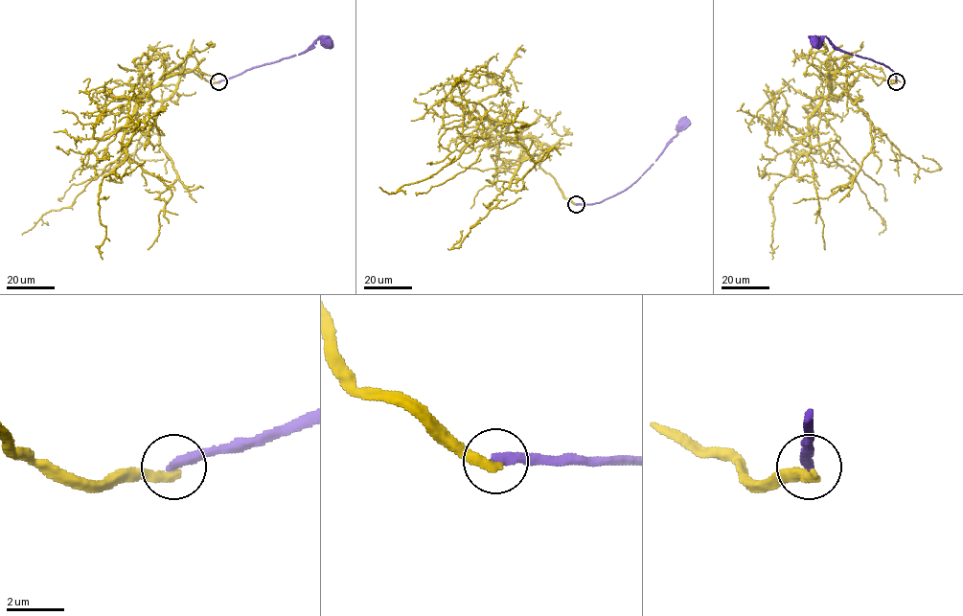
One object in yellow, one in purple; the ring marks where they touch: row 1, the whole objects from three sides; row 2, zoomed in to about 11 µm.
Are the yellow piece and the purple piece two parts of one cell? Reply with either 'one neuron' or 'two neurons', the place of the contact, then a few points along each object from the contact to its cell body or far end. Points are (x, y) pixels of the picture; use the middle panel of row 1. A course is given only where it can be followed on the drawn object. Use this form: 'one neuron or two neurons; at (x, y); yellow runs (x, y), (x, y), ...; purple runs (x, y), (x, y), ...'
two neurons; at (576, 204); yellow runs (576, 204), (539, 166), (536, 139), (504, 137), (486, 117), (487, 137), (436, 173), (395, 193), (378, 187); purple runs (576, 204), (599, 202), (626, 190), (653, 164), (677, 132), (677, 126), (685, 123)

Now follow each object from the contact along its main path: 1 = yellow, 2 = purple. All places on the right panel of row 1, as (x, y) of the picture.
1: (896, 81), (864, 69), (831, 73), (829, 94), (809, 120), (810, 143), (829, 145), (884, 221), (879, 235)
2: (896, 81), (894, 74), (888, 66), (845, 53), (824, 35), (814, 42)

